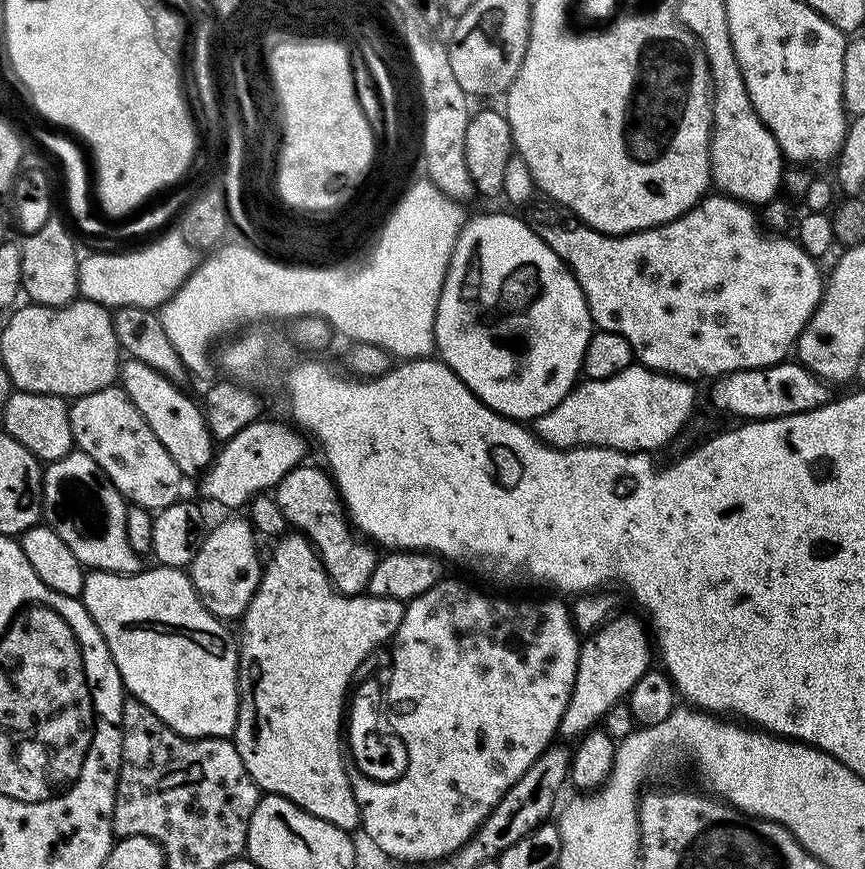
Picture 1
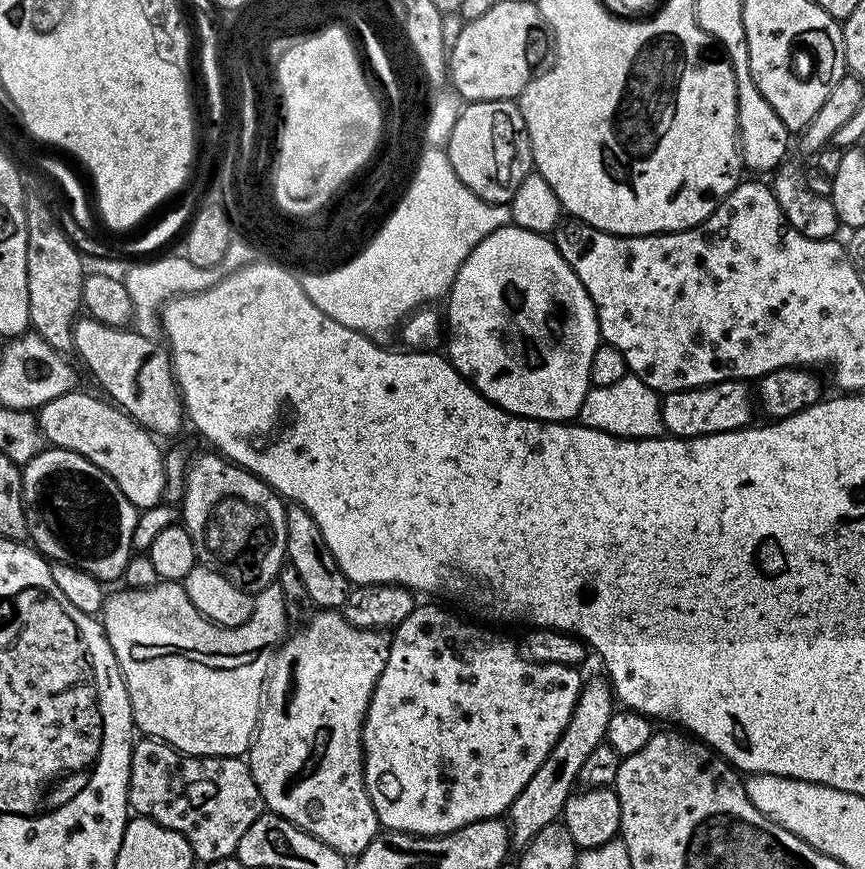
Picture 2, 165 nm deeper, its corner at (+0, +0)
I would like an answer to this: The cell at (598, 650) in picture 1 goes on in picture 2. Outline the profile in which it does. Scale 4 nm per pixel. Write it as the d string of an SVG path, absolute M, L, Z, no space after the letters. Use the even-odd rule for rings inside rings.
M607 679L592 680L589 684L587 681L580 689L574 714L570 722L566 722L566 730L562 730L558 742L554 742L554 750L546 754L546 762L538 766L534 778L530 778L526 786L522 786L522 794L518 794L518 798L514 798L514 802L508 807L506 823L513 845L528 844L530 838L534 838L538 830L542 830L542 826L550 826L561 819L563 808L577 787L586 757L594 751L594 746L605 743L607 726L613 713L614 693Z

